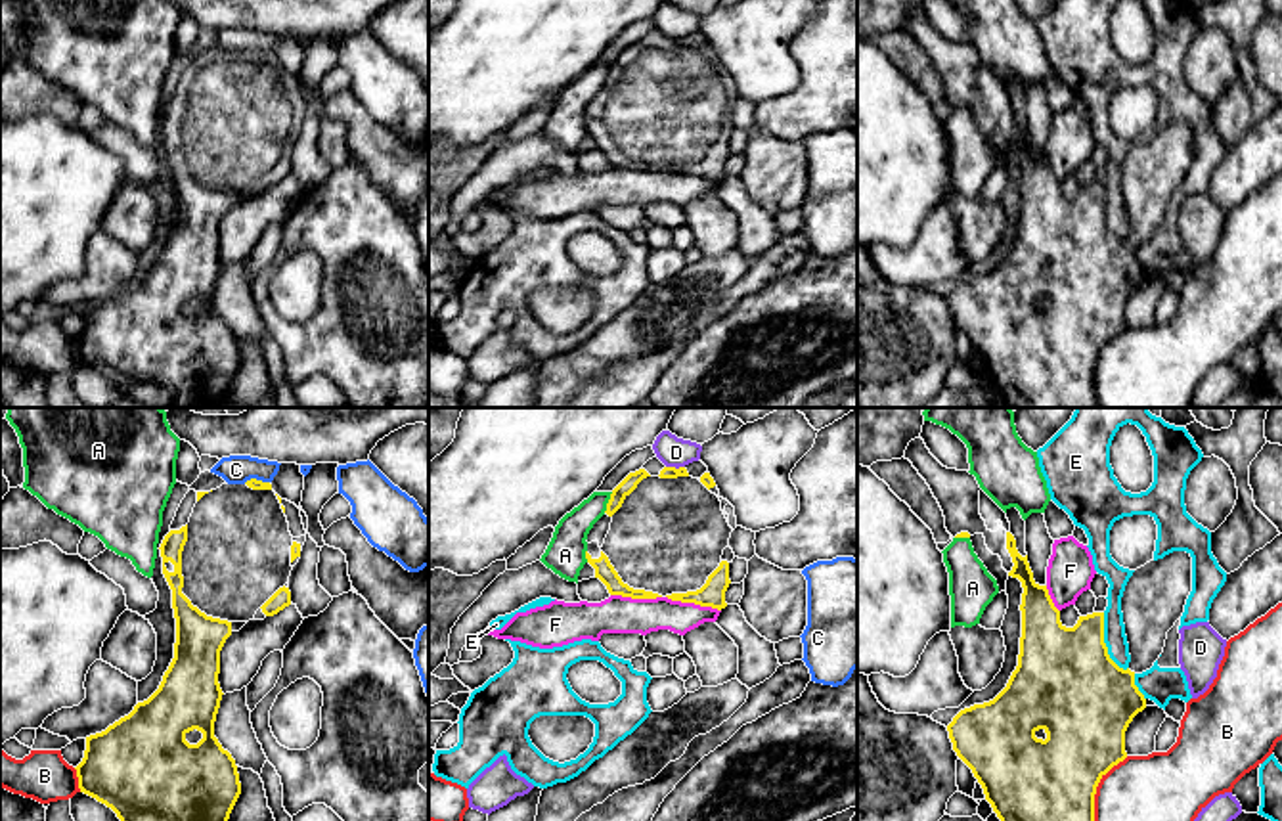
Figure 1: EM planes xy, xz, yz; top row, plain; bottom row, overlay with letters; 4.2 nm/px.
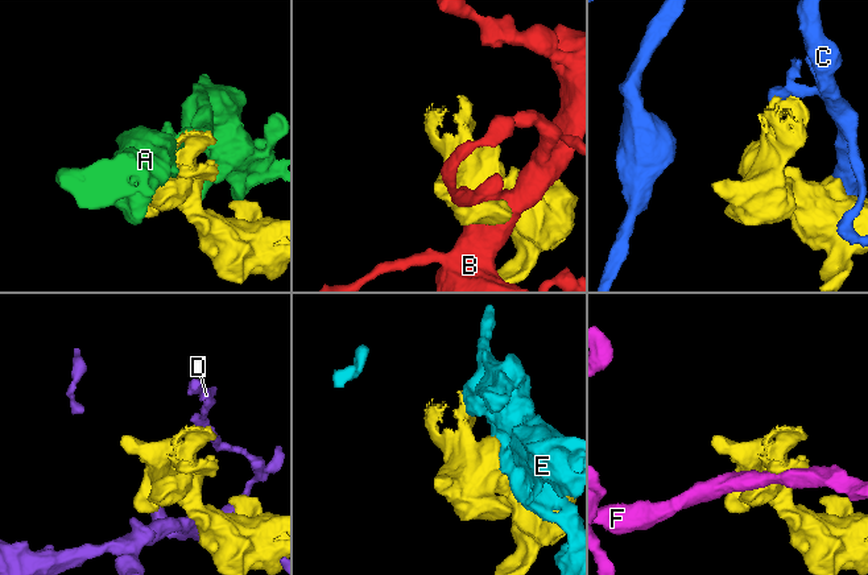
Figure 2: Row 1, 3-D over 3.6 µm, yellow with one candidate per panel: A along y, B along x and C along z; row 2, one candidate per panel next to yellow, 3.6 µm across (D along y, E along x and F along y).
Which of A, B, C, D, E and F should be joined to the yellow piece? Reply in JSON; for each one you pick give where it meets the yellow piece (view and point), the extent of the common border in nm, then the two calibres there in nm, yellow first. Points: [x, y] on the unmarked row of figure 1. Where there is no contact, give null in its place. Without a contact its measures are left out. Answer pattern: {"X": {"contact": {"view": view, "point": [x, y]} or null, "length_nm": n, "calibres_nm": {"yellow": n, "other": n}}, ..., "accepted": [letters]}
{"accepted": []}

